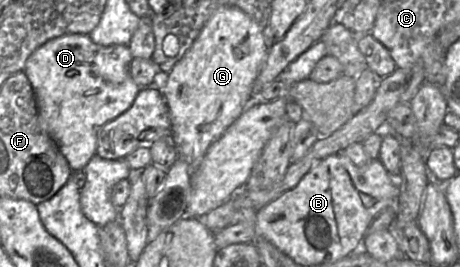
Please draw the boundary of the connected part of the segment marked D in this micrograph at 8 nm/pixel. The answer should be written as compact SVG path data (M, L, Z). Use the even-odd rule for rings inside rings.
M65 34L50 39L27 59L23 71L36 96L40 126L56 142L73 171L84 170L96 154L97 132L100 127L128 110L143 88L130 75L132 60L128 45L101 46L84 34Z

